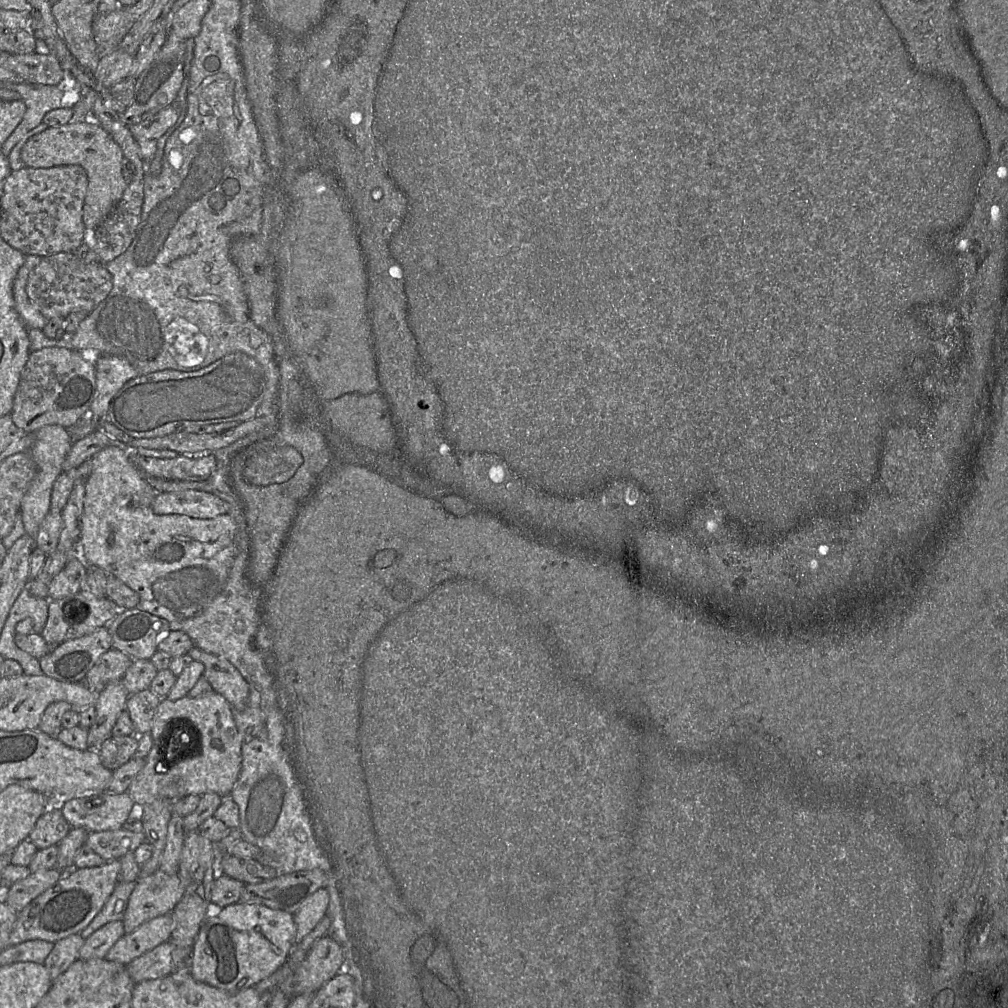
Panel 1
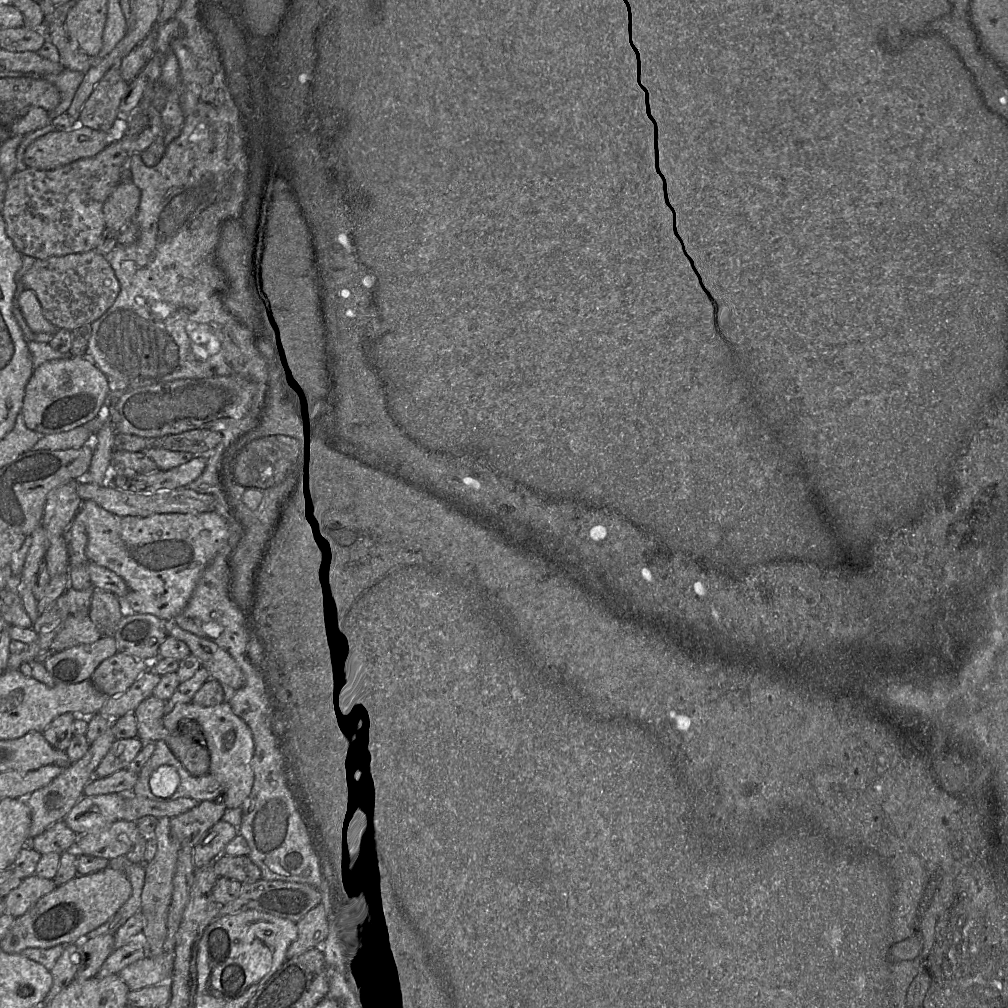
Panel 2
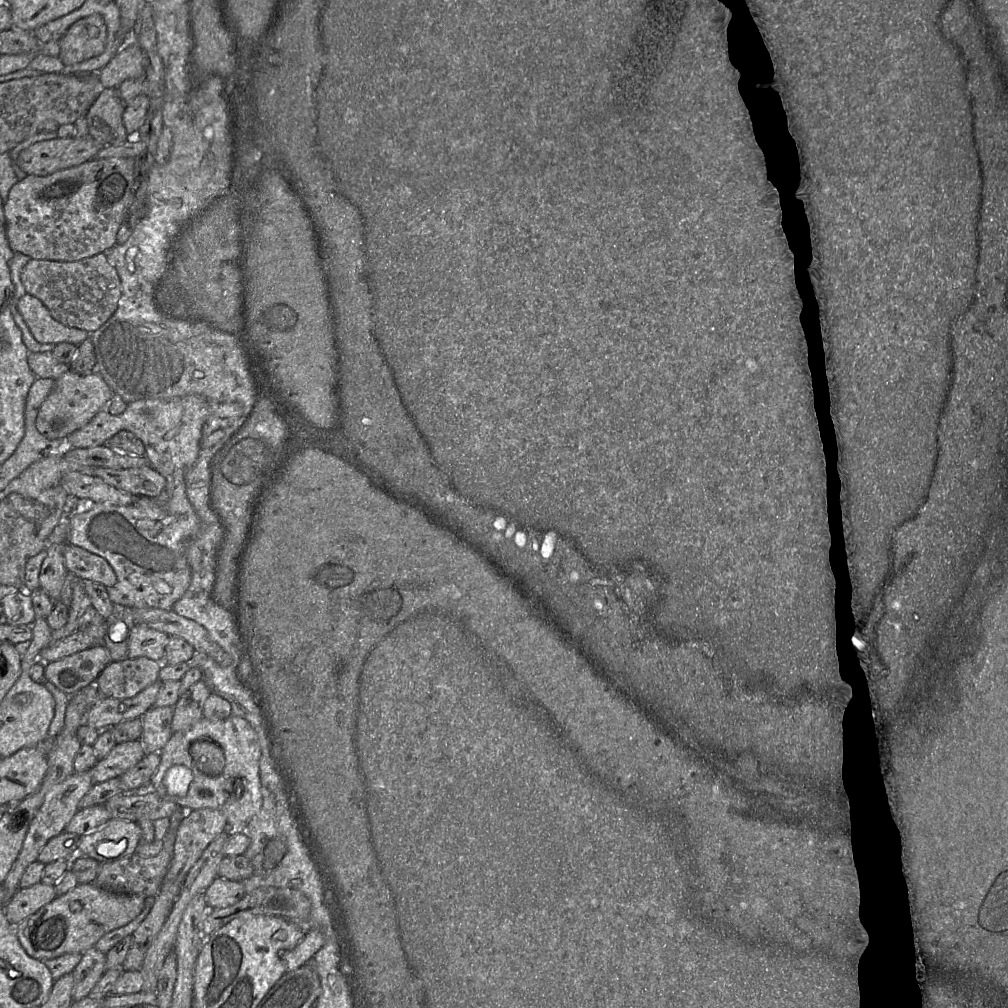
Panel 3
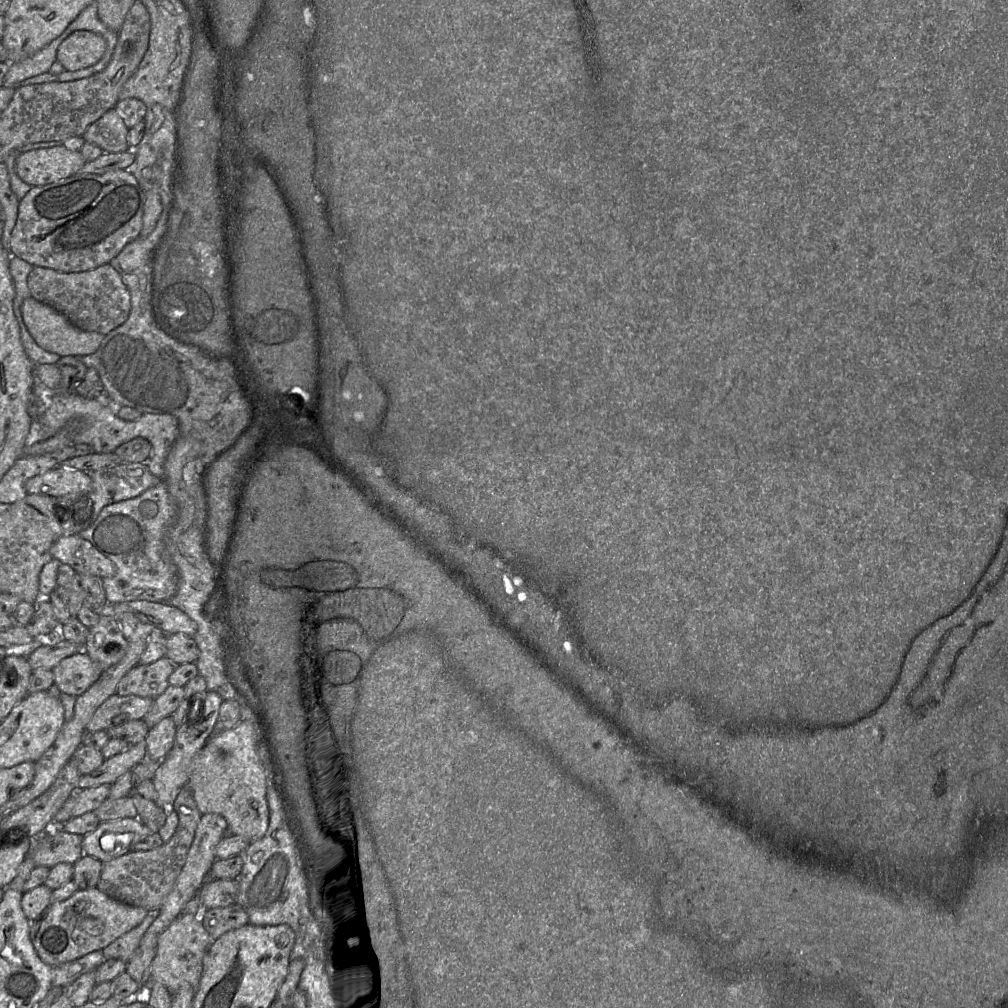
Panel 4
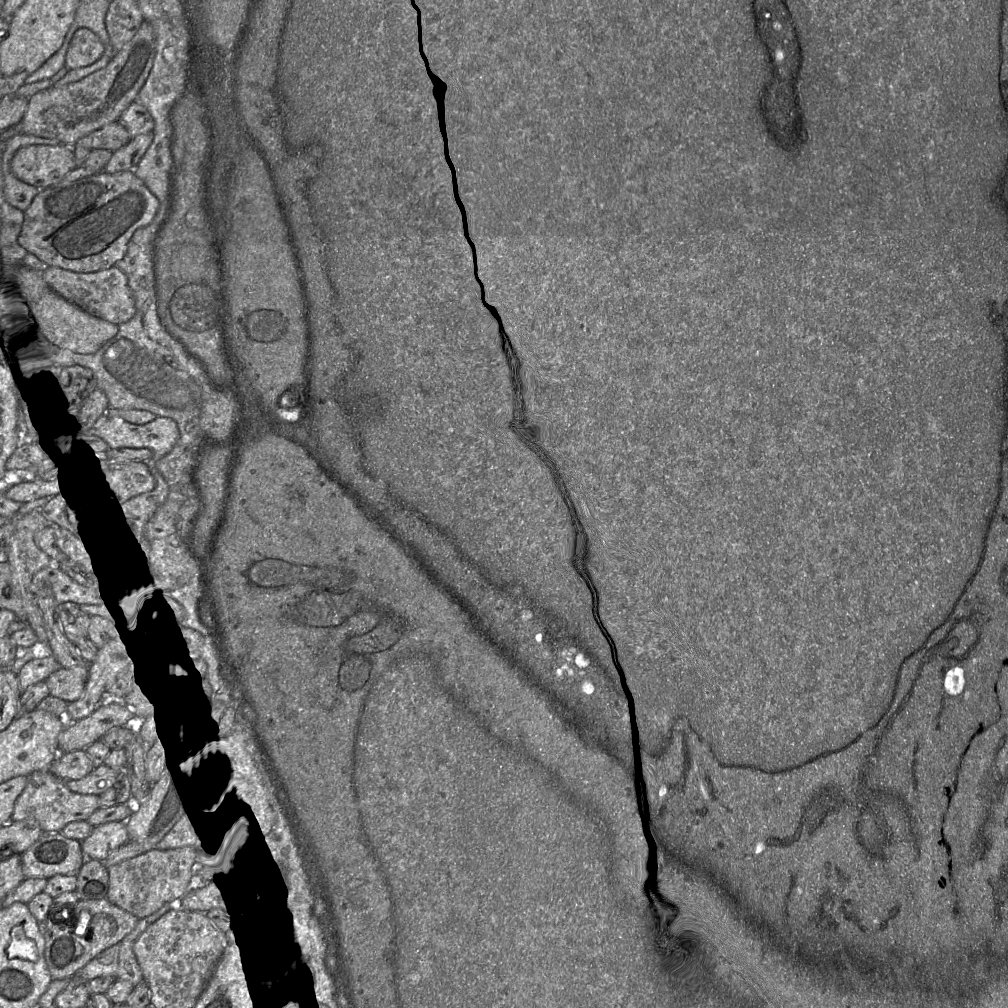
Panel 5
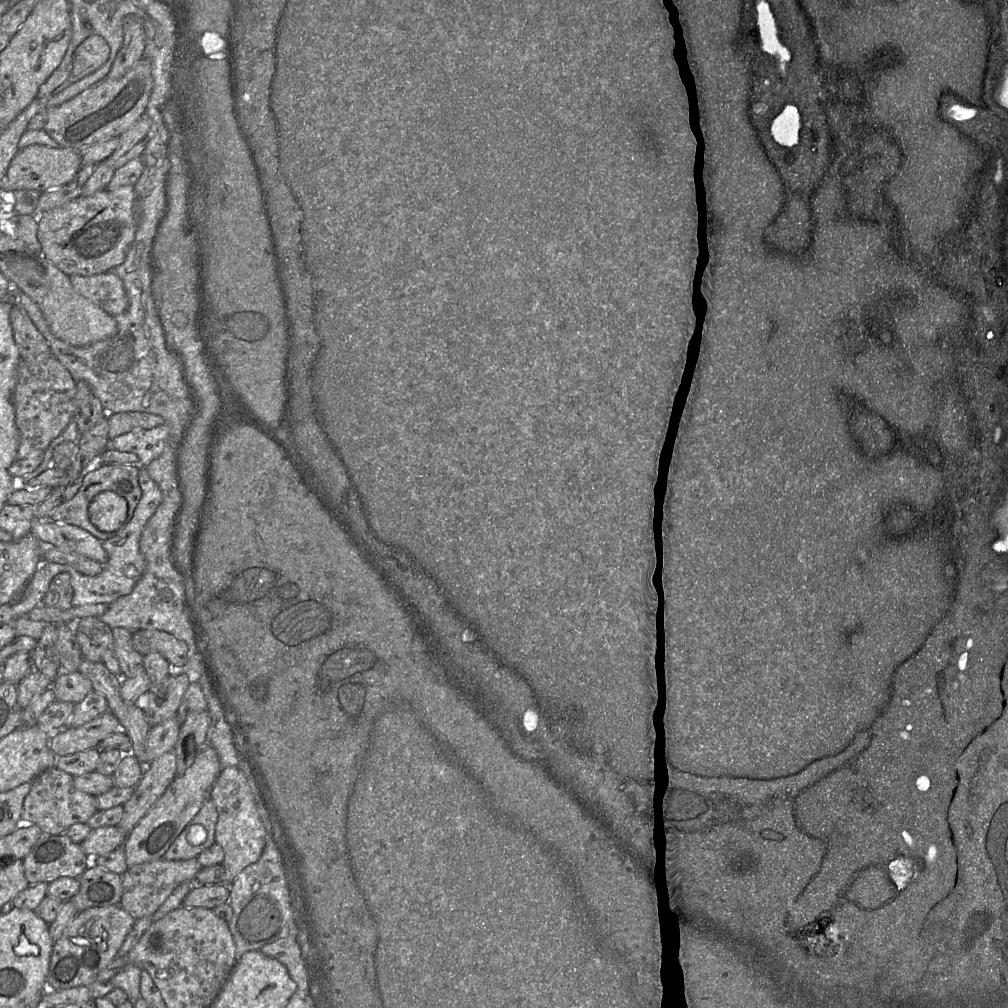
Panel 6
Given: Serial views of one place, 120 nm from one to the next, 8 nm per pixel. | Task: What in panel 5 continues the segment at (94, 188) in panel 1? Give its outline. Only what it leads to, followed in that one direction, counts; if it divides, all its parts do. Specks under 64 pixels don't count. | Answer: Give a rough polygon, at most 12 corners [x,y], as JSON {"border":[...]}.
{"border":[[62,143],[23,147],[15,177],[38,189],[60,183],[77,164]]}

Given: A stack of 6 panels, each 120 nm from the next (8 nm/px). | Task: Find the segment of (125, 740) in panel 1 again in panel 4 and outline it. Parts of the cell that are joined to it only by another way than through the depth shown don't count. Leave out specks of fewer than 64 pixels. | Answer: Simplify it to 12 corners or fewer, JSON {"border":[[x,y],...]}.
{"border":[[144,744],[81,775],[78,789],[111,785],[147,758]]}

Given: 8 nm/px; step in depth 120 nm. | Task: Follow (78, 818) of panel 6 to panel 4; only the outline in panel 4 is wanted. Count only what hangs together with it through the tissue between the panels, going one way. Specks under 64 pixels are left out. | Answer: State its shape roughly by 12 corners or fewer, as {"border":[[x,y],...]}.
{"border":[[110,785],[72,791],[54,816],[51,829],[95,811]]}

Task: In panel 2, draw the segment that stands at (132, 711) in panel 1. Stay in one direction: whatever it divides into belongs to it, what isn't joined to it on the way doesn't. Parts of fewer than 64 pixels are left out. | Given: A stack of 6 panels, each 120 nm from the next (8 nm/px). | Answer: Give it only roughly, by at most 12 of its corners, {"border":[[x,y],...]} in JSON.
{"border":[[151,695],[134,710],[142,742],[164,737],[166,700]]}

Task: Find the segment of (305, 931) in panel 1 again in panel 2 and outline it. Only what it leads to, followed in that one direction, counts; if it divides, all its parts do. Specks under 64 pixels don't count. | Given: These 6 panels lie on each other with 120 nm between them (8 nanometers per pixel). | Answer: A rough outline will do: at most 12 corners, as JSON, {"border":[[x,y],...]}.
{"border":[[322,903],[297,924],[287,958],[322,947],[329,923]]}

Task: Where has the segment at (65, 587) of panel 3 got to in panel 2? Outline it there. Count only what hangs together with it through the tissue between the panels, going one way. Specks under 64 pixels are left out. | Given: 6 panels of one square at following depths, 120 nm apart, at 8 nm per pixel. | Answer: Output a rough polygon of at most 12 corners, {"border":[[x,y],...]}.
{"border":[[72,480],[48,494],[42,519],[48,543],[66,538],[83,502]]}

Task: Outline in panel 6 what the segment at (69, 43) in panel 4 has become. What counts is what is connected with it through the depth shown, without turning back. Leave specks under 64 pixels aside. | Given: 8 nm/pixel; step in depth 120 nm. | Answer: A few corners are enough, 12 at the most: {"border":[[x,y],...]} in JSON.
{"border":[[99,35],[75,50],[68,79],[53,93],[105,64],[110,49]]}

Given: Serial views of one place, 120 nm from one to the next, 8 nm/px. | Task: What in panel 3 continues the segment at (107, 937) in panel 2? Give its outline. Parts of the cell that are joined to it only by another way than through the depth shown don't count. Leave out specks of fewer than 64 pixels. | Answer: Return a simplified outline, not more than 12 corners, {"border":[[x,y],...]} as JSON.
{"border":[[82,953],[73,971],[73,1001],[89,996],[105,971],[105,953]]}

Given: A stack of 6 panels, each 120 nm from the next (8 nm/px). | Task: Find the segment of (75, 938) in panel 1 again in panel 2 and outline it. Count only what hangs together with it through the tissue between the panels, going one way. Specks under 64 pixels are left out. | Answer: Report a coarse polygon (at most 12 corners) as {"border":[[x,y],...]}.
{"border":[[68,944],[51,970],[51,1001],[76,978],[79,945]]}

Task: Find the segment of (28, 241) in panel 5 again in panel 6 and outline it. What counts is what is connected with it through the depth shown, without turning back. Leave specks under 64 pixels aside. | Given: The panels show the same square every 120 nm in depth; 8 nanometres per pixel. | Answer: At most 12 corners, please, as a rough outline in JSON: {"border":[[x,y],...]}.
{"border":[[133,186],[37,215],[42,255],[67,275],[121,265],[138,227]]}

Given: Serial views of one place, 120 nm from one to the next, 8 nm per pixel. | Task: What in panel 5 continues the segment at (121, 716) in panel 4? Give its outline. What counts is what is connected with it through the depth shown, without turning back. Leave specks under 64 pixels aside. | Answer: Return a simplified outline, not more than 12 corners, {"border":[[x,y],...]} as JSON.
{"border":[[106,700],[68,722],[58,751],[85,750],[110,730],[143,720],[131,701]]}

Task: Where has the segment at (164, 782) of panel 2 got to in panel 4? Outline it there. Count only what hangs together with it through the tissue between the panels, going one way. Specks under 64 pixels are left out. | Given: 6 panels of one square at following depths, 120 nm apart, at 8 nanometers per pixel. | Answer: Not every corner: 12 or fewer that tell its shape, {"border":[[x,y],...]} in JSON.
{"border":[[255,721],[212,736],[188,769],[202,815],[269,825]]}

